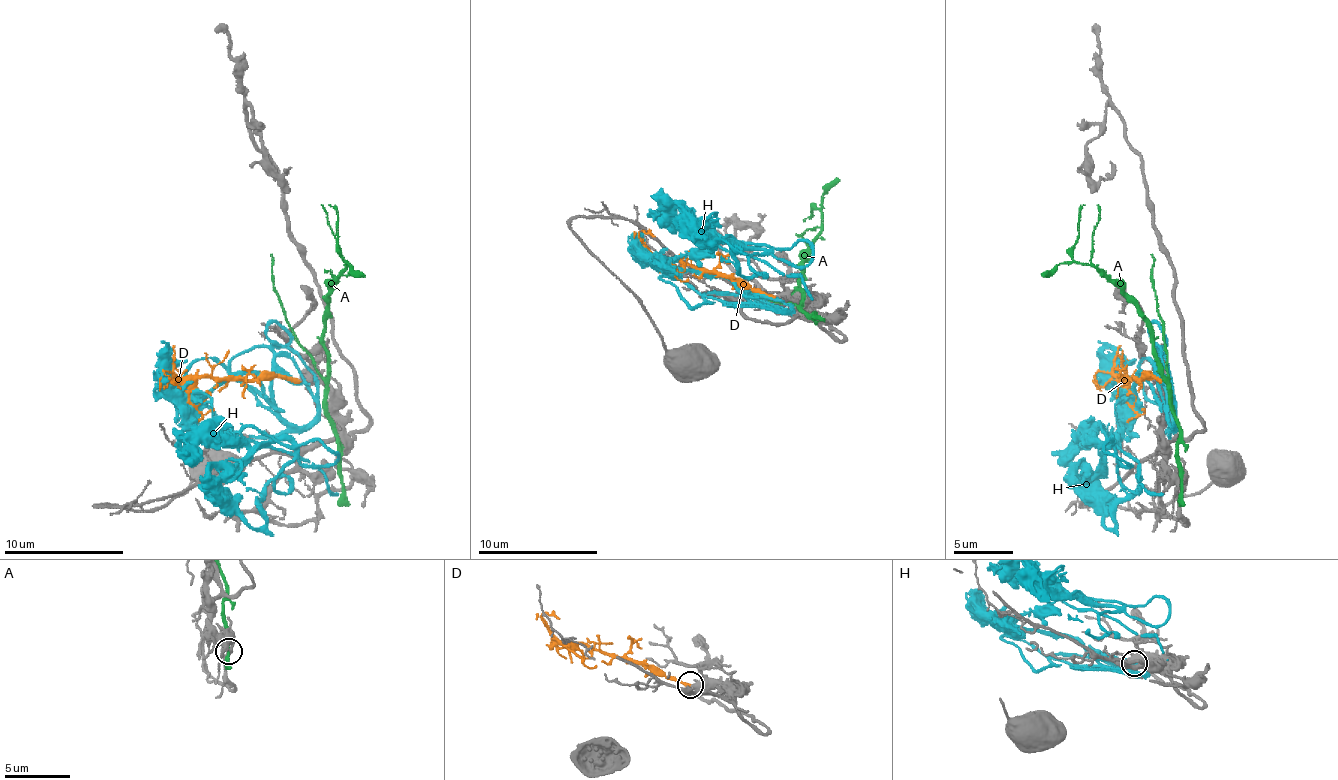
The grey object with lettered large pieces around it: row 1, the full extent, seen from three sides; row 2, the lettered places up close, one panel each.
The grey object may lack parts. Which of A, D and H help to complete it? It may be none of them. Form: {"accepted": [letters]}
{"accepted": ["D"]}

